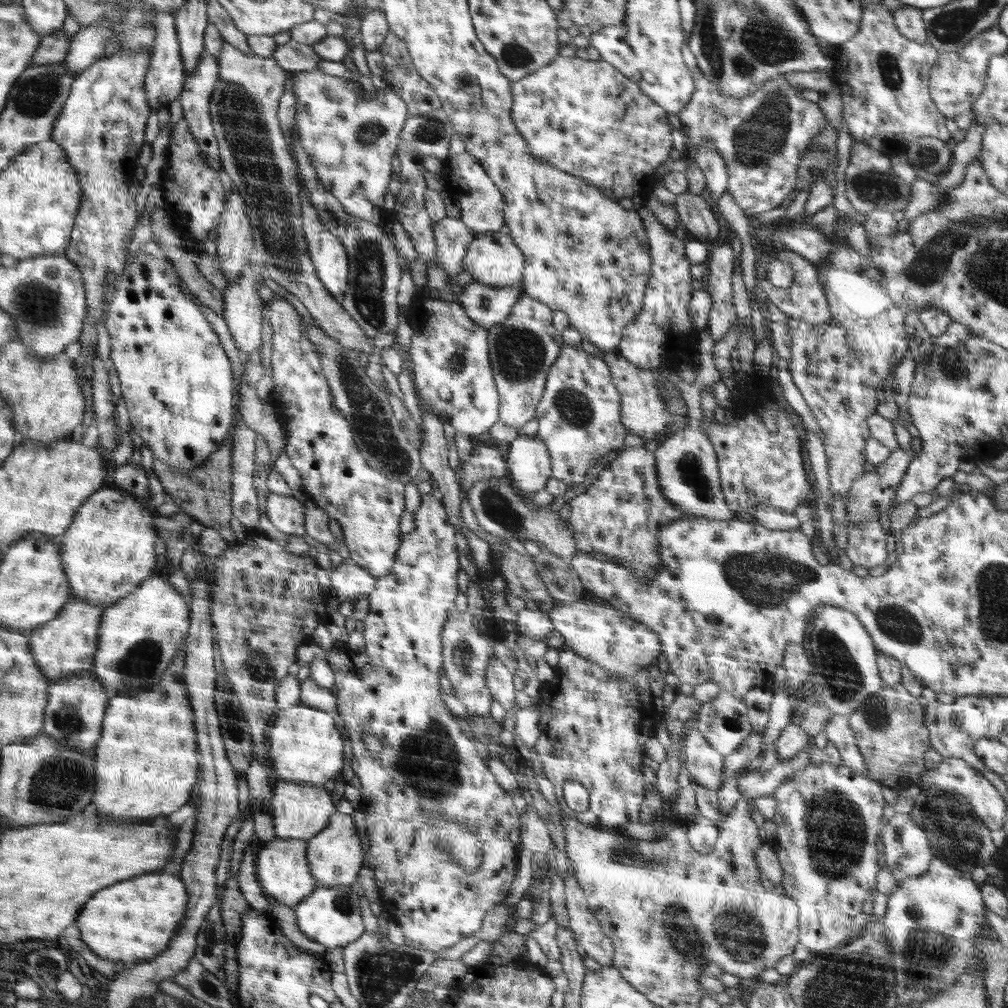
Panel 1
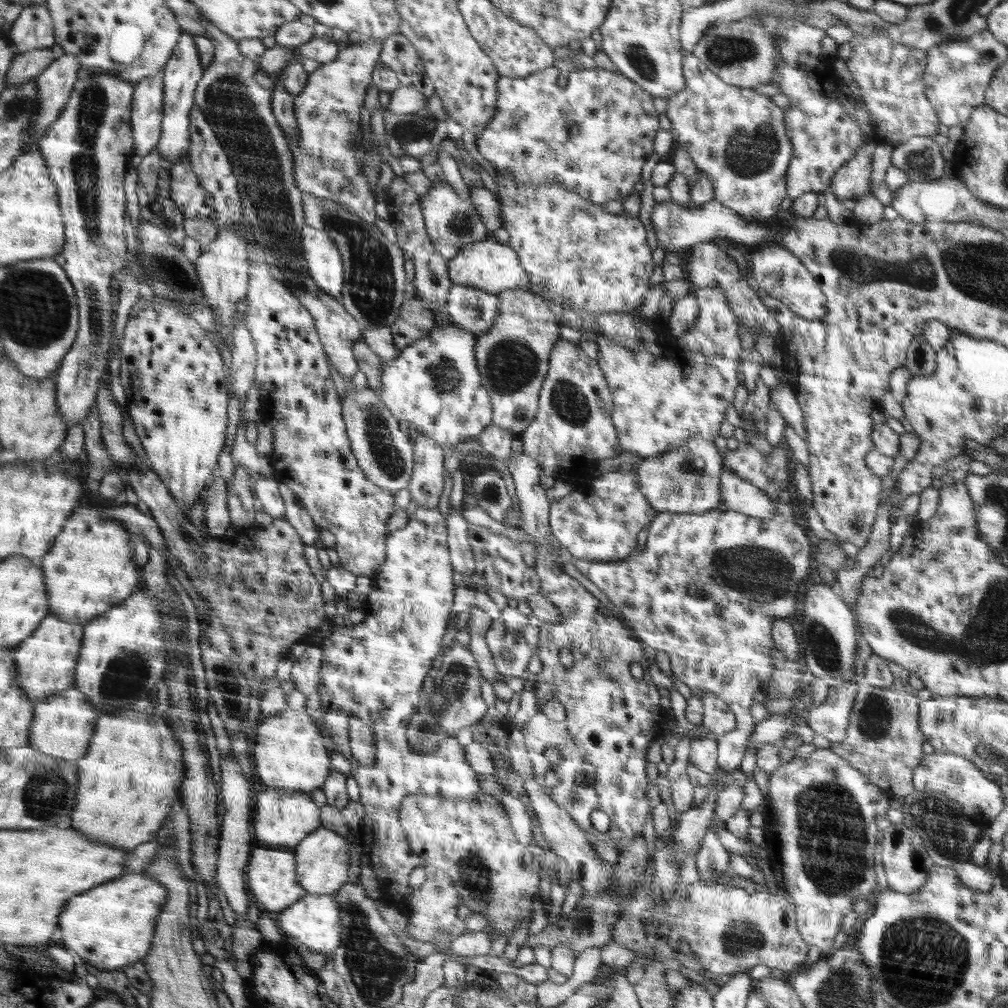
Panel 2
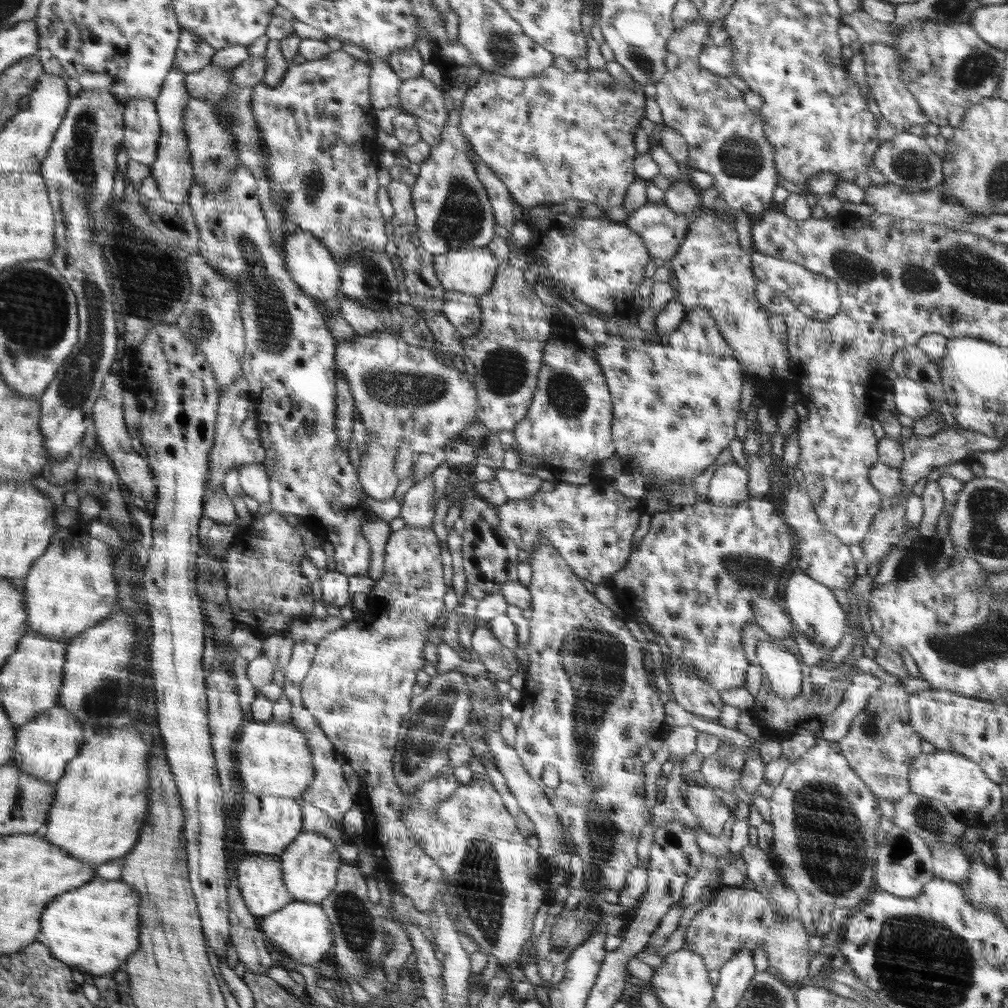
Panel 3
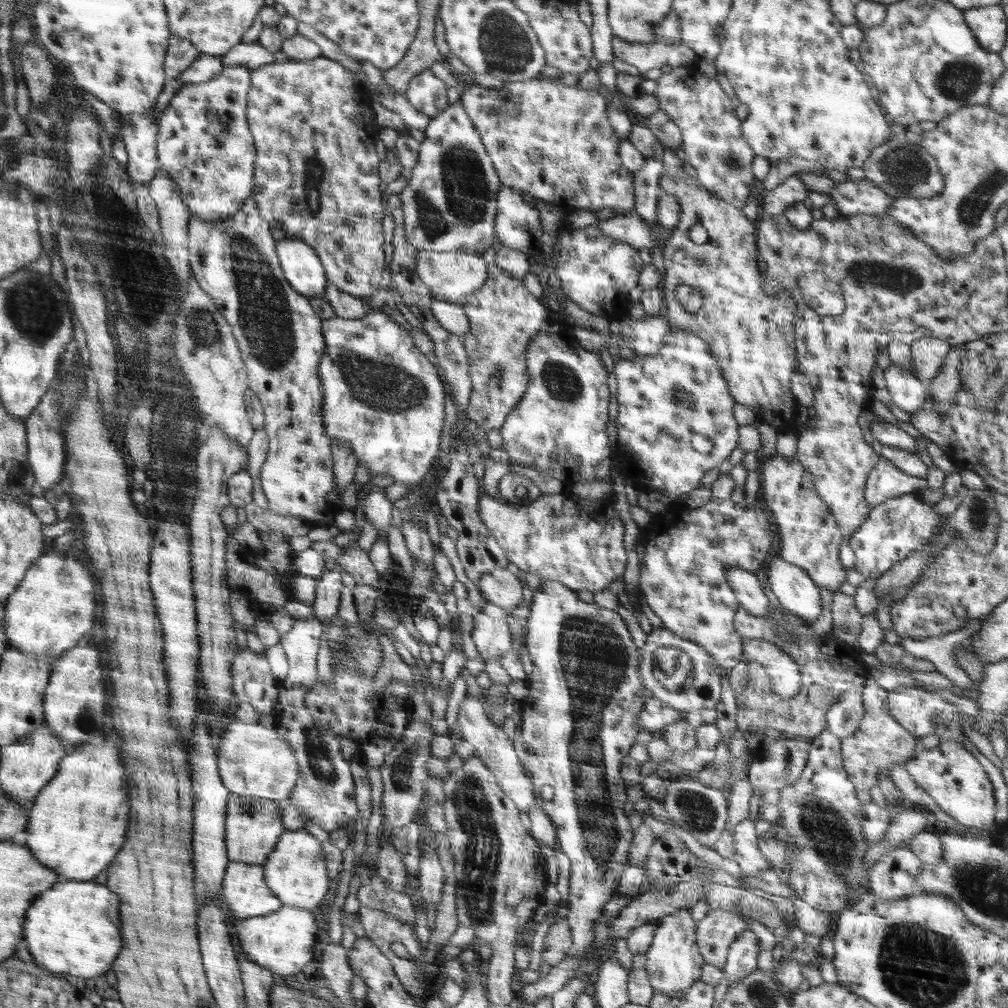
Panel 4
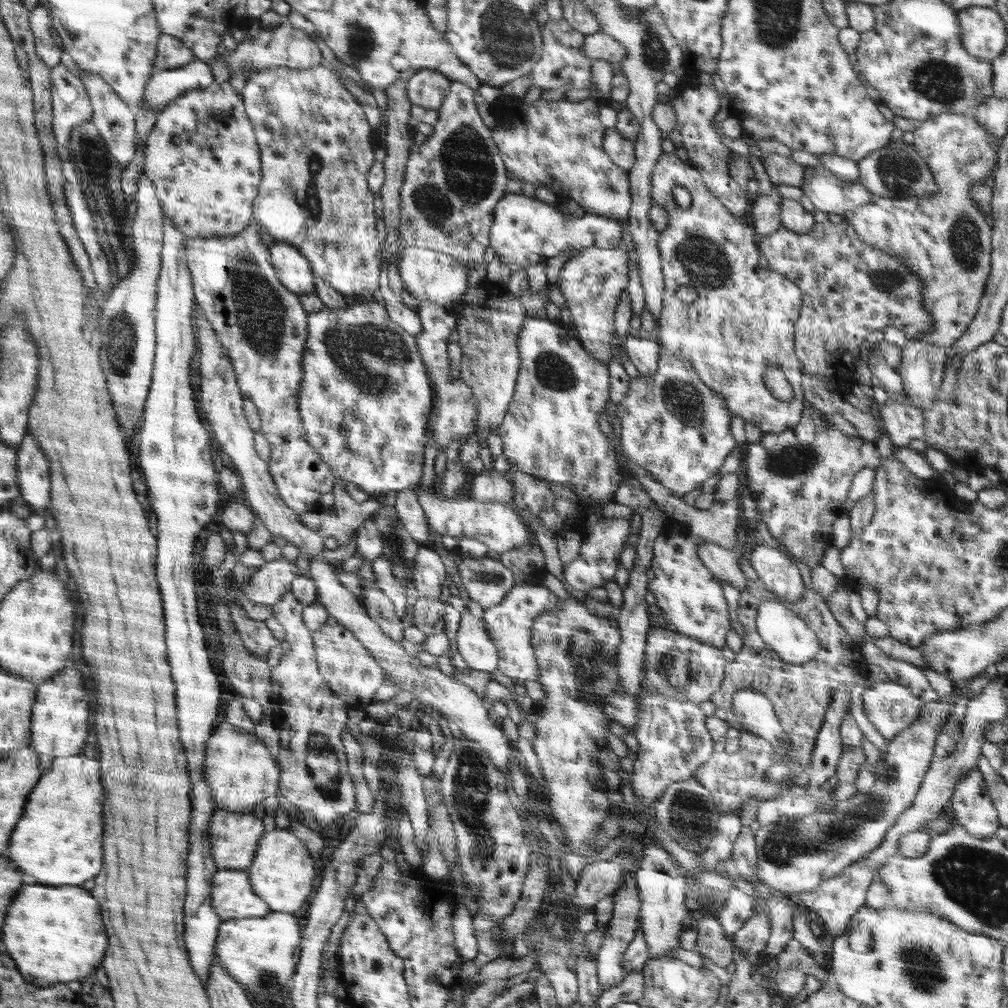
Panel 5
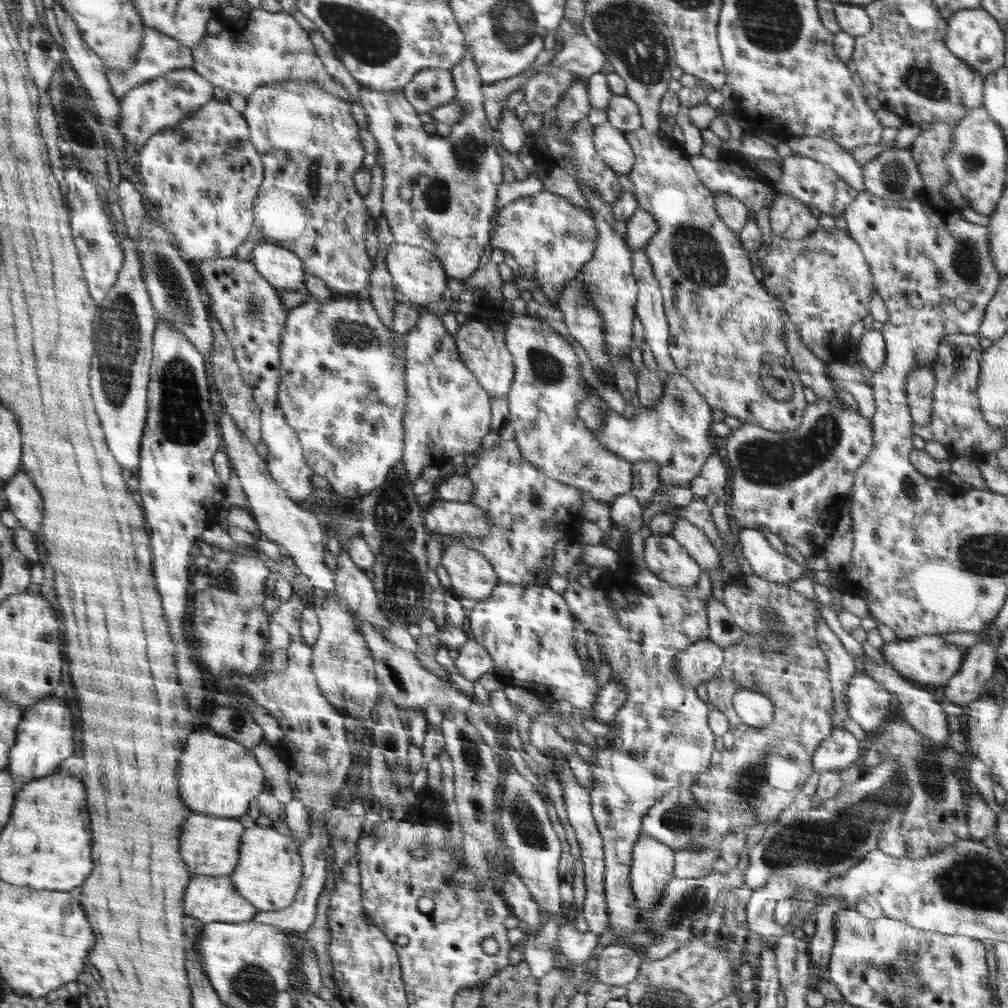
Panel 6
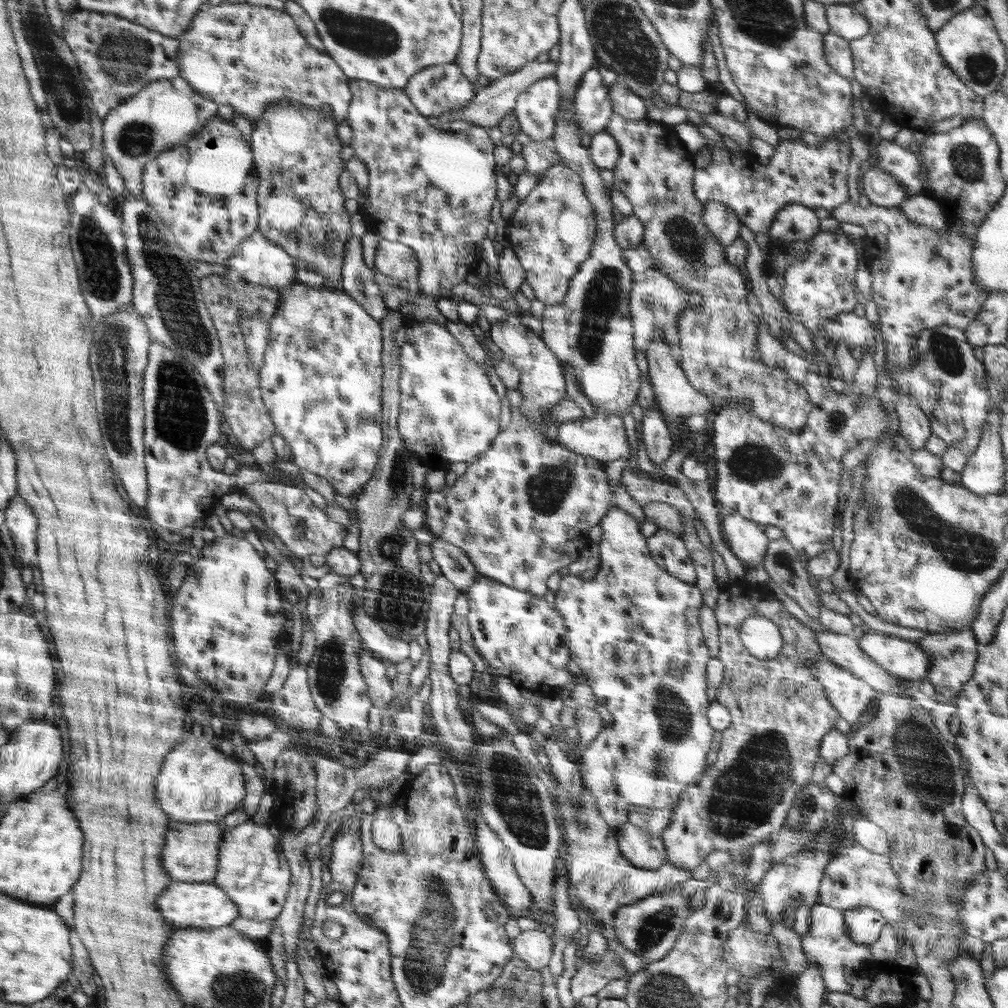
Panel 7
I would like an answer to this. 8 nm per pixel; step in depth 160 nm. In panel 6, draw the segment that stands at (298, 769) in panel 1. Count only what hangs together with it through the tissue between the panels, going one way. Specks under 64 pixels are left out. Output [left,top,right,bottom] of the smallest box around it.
[178,727,268,818]

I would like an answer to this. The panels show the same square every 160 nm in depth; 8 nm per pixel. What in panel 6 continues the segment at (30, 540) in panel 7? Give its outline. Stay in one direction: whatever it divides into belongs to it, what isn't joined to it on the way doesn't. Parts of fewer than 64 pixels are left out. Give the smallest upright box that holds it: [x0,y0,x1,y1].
[3,467,45,532]

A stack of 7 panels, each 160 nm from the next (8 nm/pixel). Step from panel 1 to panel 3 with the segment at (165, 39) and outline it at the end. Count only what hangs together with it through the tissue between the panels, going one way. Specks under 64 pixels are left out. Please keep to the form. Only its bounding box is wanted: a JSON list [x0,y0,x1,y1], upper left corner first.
[126,96,162,168]

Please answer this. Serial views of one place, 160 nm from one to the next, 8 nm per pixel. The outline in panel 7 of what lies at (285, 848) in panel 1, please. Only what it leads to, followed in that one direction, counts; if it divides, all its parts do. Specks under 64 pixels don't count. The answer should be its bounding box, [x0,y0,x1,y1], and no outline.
[158,881,240,930]

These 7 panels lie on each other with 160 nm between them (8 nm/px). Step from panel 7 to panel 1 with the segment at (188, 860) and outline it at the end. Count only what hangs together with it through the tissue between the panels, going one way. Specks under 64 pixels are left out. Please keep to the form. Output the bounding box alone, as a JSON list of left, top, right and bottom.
[272,781,337,841]

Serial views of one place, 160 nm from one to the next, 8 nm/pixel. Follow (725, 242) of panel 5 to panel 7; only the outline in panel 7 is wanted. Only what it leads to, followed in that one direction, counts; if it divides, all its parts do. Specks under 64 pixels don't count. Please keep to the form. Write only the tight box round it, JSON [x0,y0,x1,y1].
[605,113,813,431]

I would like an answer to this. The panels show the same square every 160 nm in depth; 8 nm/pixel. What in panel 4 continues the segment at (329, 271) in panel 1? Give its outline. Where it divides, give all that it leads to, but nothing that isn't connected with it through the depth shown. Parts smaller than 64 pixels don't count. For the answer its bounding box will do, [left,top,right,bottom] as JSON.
[276,238,329,298]

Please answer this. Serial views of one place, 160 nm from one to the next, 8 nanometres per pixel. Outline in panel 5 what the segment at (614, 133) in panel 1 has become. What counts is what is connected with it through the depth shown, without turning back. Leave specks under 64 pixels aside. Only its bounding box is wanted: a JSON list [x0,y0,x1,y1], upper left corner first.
[491,98,632,221]

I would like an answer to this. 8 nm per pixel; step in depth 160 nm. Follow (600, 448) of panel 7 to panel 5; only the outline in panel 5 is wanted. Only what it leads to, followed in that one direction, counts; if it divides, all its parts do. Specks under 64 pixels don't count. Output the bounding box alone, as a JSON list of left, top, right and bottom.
[618,348,738,498]

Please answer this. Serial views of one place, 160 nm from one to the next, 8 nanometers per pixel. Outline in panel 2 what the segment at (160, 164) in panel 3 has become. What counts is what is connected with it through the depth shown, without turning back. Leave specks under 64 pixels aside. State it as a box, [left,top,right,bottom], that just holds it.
[158,30,204,166]

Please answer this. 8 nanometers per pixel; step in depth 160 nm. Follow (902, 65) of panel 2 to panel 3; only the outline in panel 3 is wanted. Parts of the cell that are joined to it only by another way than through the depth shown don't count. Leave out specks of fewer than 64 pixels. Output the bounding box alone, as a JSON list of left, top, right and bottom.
[861,43,929,133]

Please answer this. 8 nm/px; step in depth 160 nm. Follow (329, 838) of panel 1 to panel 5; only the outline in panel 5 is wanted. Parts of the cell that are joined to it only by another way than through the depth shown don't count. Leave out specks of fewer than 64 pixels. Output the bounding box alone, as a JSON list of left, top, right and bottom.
[249,829,320,912]

